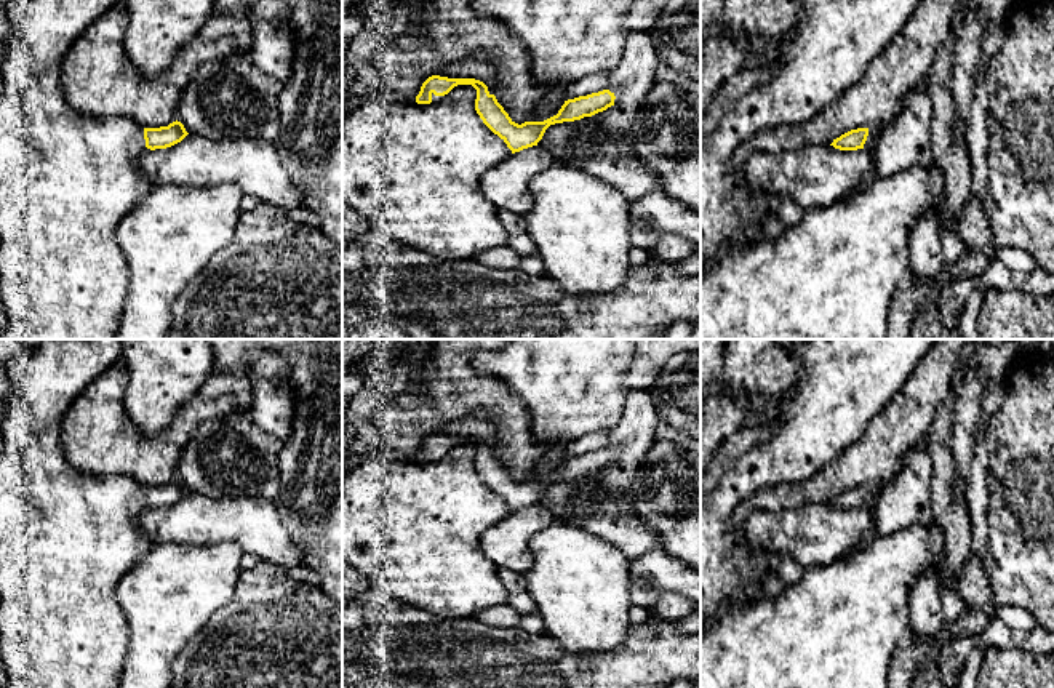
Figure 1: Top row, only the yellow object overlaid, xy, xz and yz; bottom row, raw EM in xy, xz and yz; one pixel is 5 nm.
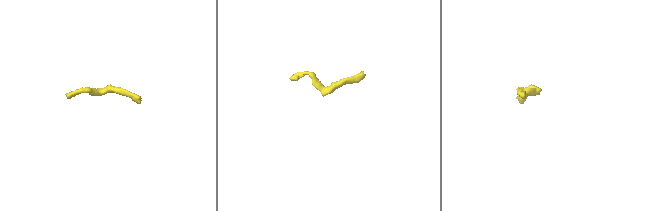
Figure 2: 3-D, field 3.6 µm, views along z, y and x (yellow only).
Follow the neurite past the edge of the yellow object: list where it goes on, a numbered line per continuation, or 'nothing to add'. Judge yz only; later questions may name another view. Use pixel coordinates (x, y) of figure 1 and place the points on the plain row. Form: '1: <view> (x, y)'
nothing to add

